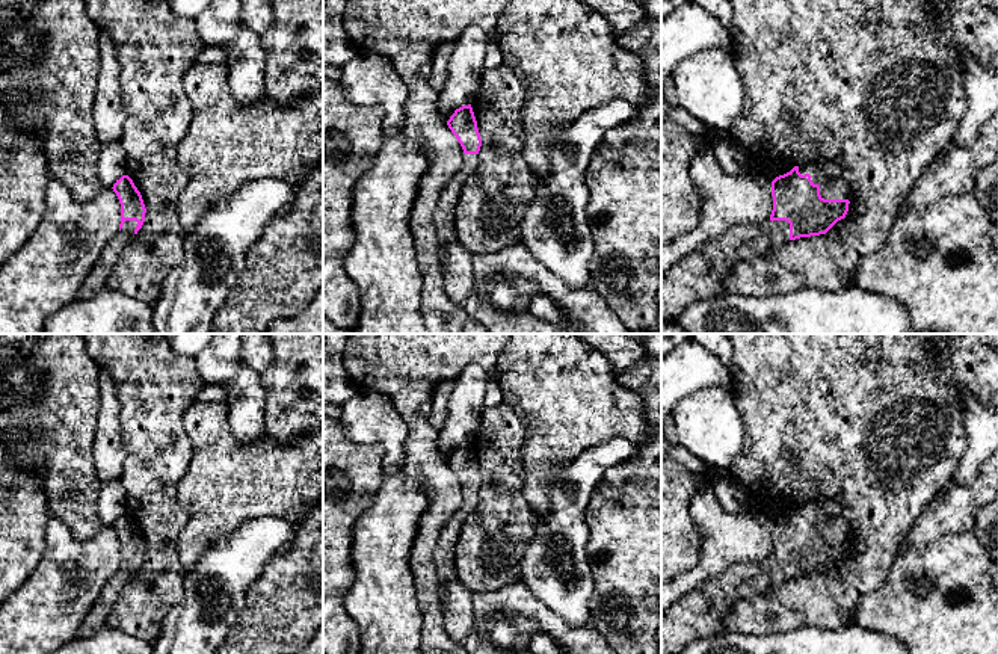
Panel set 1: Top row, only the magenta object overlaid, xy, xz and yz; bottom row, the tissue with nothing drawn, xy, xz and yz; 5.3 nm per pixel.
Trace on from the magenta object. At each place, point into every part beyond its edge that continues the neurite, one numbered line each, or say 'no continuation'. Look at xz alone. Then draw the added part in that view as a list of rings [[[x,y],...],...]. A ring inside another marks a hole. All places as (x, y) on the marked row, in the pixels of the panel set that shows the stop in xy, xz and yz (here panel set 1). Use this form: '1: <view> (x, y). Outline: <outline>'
1: xz (456, 263). Outline: [[[464,154],[464,165],[441,190],[433,224],[436,231],[441,272],[448,298],[464,308],[473,285],[473,255],[460,245],[454,211],[464,183],[473,174],[479,154]]]

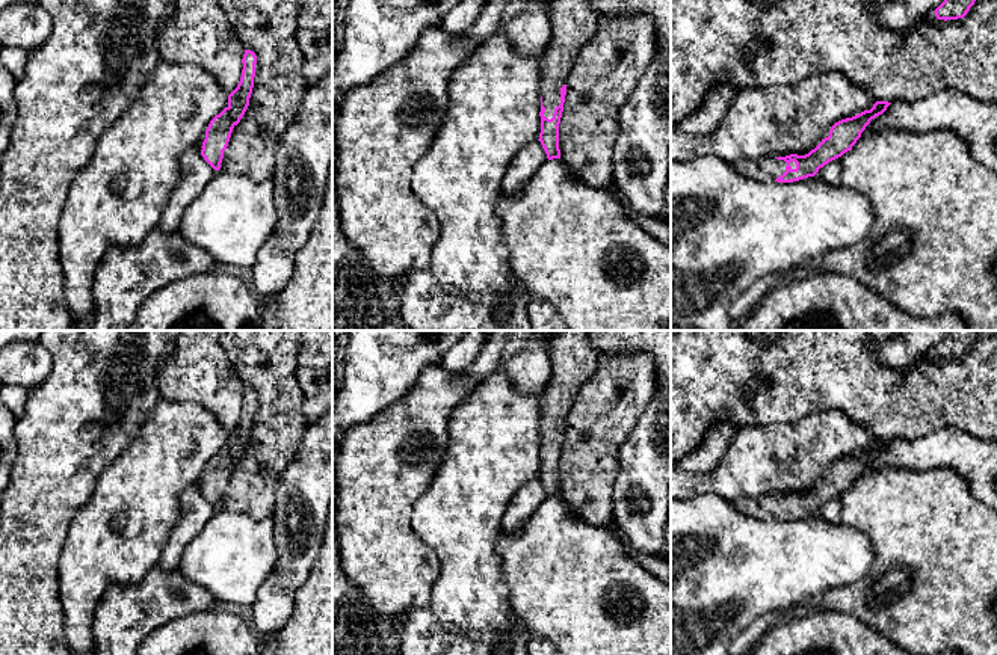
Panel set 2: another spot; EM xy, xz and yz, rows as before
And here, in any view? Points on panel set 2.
1: xz (574, 21). Outline: [[[554,0],[548,11],[553,38],[541,60],[544,116],[551,119],[560,104],[560,88],[580,53],[598,29],[600,14],[591,0]]]

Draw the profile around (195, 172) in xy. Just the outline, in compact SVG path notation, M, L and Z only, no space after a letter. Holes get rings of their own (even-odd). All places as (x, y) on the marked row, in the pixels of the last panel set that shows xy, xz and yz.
M201 146L187 149L181 155L181 177L169 196L159 226L168 234L177 234L186 207L202 192L216 171L201 155Z

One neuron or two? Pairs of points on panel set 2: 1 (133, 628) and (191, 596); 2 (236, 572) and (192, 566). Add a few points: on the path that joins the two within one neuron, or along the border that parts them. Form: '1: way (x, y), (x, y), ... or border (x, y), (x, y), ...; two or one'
1: way (147, 615), (160, 601), (177, 601); one
2: way (225, 566), (203, 566); one

